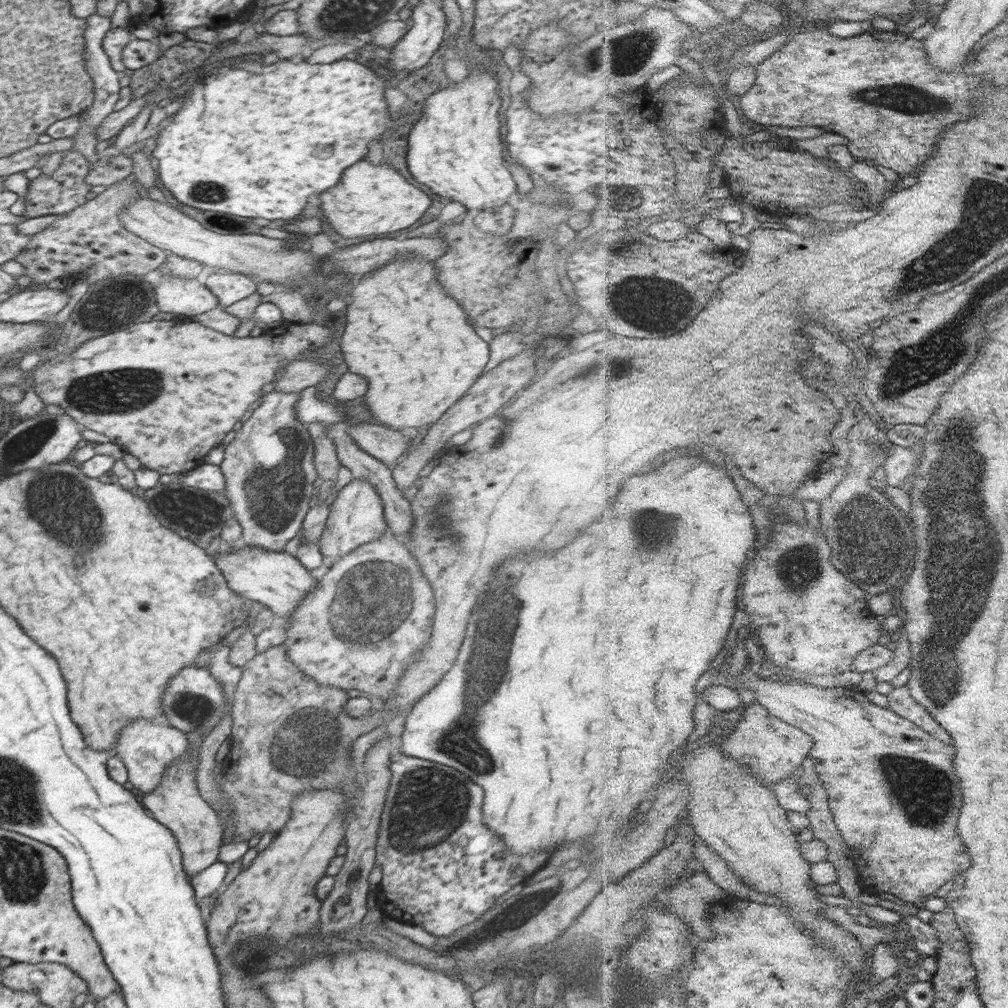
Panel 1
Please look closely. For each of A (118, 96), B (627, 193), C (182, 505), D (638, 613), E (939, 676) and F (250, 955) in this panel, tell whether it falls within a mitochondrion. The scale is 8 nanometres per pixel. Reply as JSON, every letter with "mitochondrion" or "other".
{"A":"other","B":"other","C":"mitochondrion","D":"other","E":"mitochondrion","F":"mitochondrion"}

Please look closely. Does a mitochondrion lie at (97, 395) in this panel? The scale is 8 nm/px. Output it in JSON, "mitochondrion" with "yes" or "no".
{"mitochondrion":"yes"}

